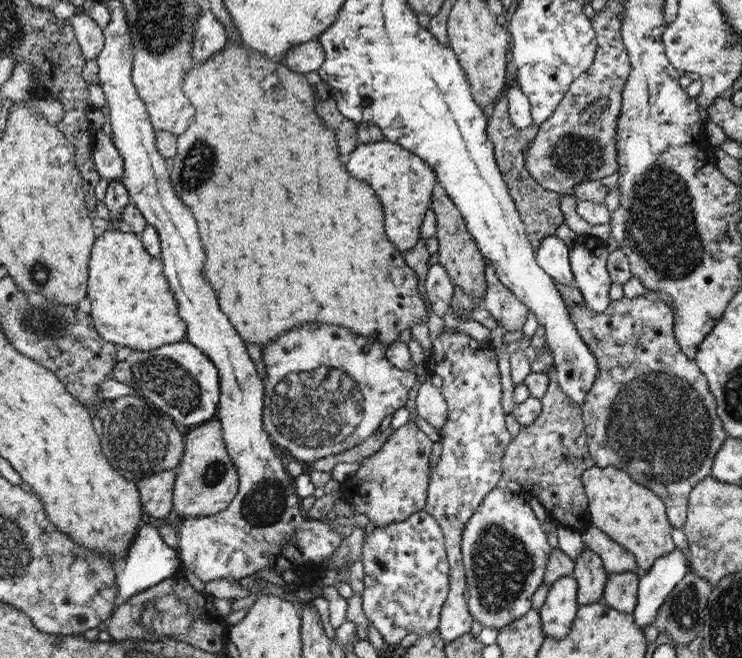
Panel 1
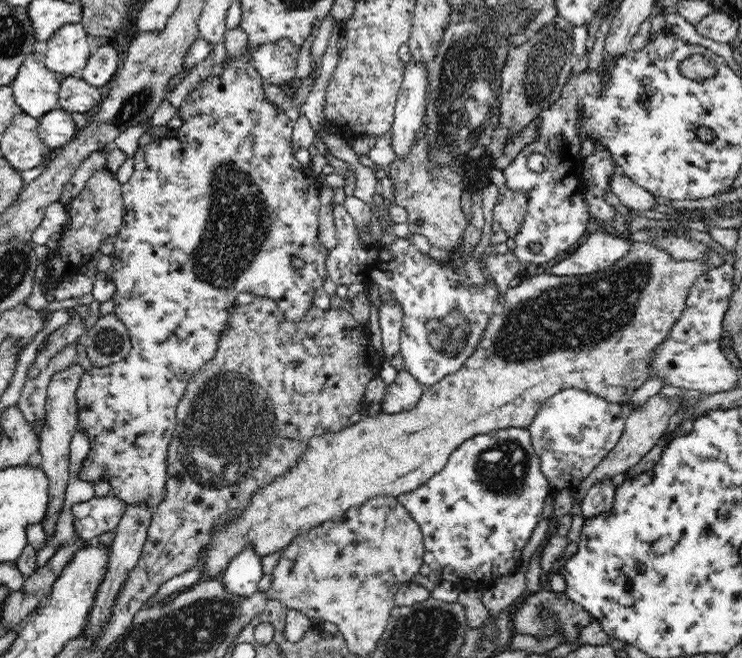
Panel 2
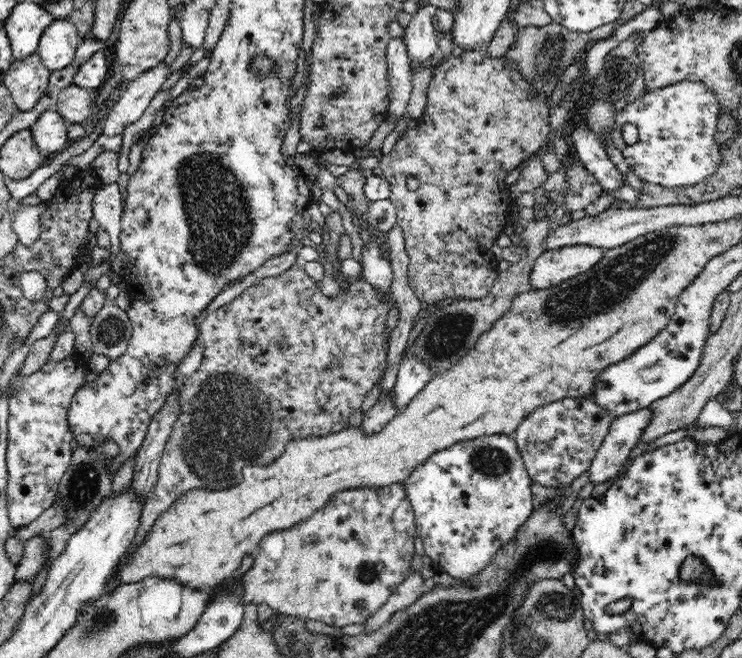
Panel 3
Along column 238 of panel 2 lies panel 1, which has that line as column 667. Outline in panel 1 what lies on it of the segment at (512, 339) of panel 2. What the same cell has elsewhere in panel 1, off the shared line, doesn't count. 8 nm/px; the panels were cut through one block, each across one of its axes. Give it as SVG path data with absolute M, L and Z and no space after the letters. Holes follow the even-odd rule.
M594 465L583 472L582 480L591 522L611 540L632 552L641 571L648 572L656 560L675 549L670 535L673 528L664 501L653 490L638 484L628 471Z

